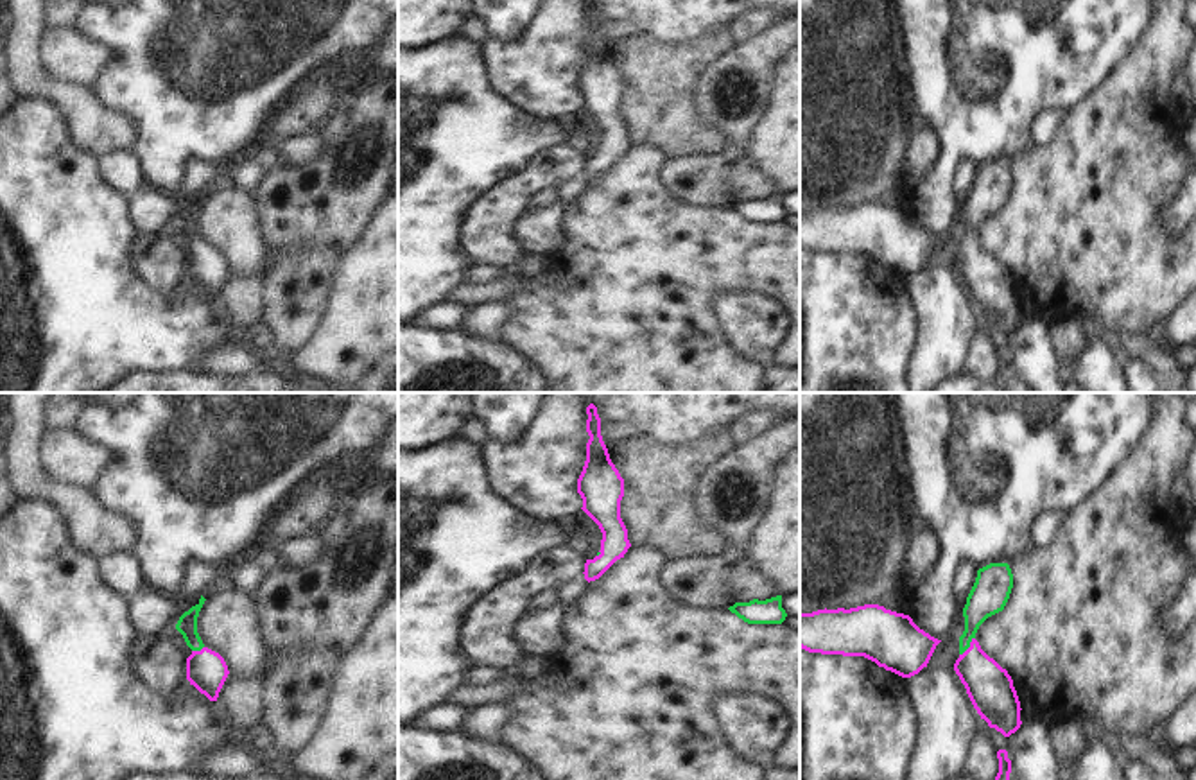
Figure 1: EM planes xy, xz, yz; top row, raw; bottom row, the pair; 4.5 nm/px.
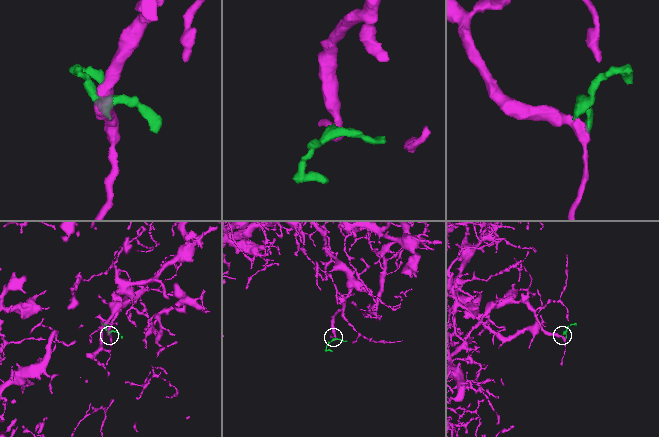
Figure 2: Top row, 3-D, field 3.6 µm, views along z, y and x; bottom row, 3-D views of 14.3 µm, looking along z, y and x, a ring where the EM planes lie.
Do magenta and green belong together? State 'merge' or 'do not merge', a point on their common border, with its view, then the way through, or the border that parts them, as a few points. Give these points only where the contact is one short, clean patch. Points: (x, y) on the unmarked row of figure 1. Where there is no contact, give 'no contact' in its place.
merge; contact yz (970, 244); way yz (990, 287), (974, 266), (970, 244), (974, 212), (988, 194)

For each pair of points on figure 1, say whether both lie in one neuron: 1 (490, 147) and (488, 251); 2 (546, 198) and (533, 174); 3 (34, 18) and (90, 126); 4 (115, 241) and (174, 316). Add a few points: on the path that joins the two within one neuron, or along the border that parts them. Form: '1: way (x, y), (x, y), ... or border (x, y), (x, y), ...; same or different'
1: border (526, 165), (492, 185), (461, 219); different
2: border (554, 185), (544, 185), (526, 208); different
3: way (26, 45), (26, 63), (63, 99); same
4: way (115, 264), (115, 273), (151, 309); same

